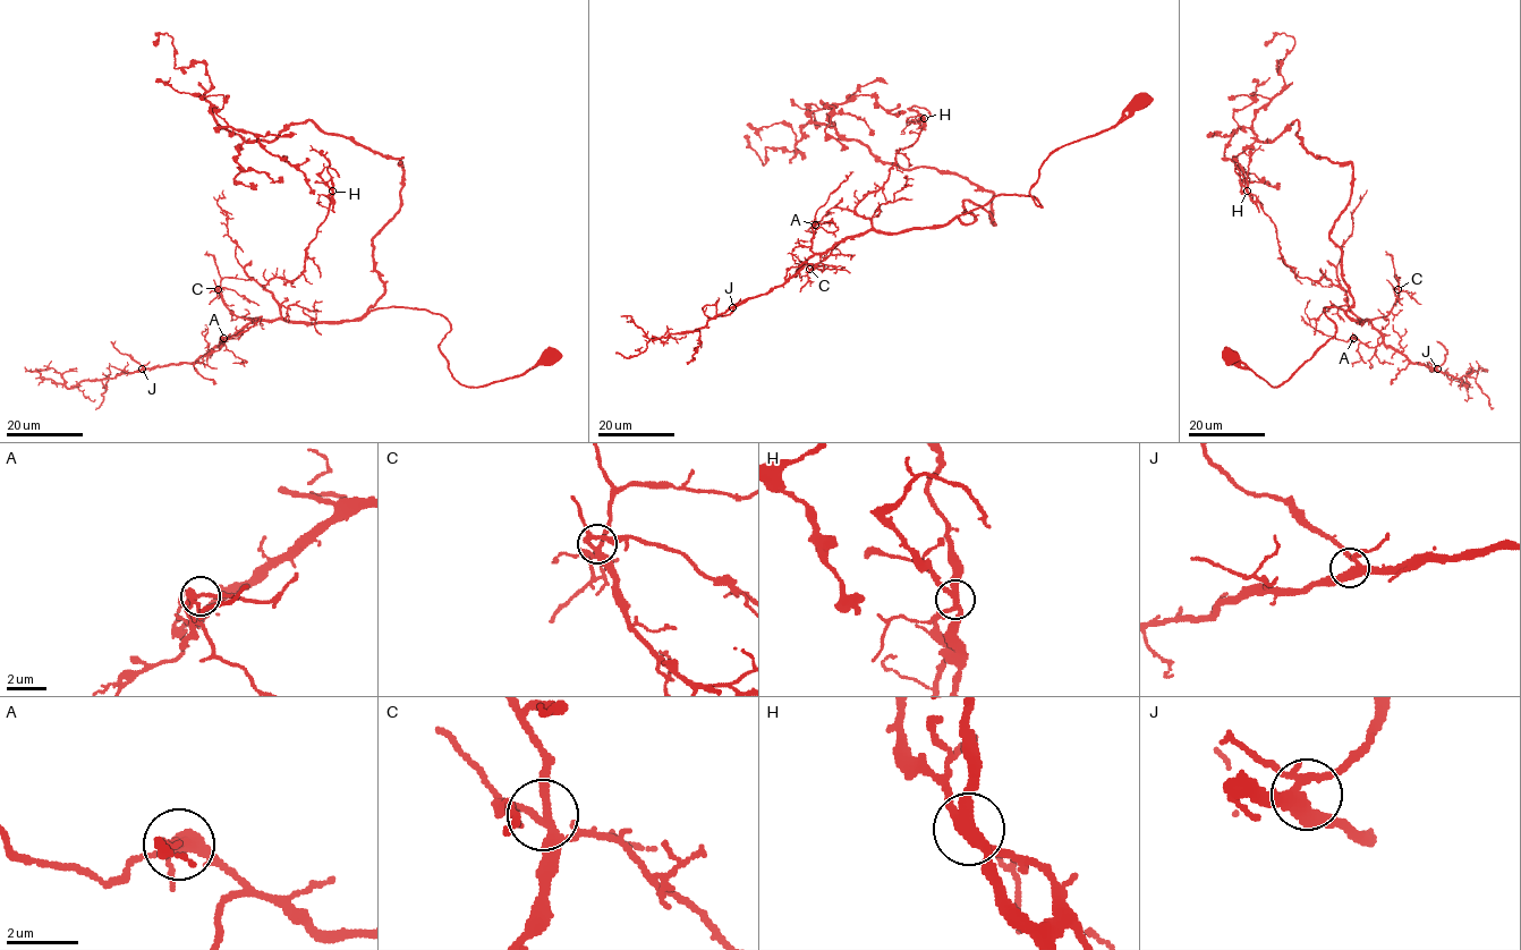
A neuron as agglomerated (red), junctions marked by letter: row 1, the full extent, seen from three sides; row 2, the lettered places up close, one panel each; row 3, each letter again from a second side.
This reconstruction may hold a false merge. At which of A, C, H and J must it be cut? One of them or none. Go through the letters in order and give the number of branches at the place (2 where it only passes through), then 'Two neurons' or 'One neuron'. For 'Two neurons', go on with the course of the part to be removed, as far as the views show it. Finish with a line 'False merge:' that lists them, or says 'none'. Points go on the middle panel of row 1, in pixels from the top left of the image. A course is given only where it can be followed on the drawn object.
A: Branches: 4. One neuron
C: Branches: 4. One neuron
H: Branches: 4. Two neurons. Course of the part to remove: (924, 117), (901, 134)
J: Branches: 5. One neuron
False merge: H

